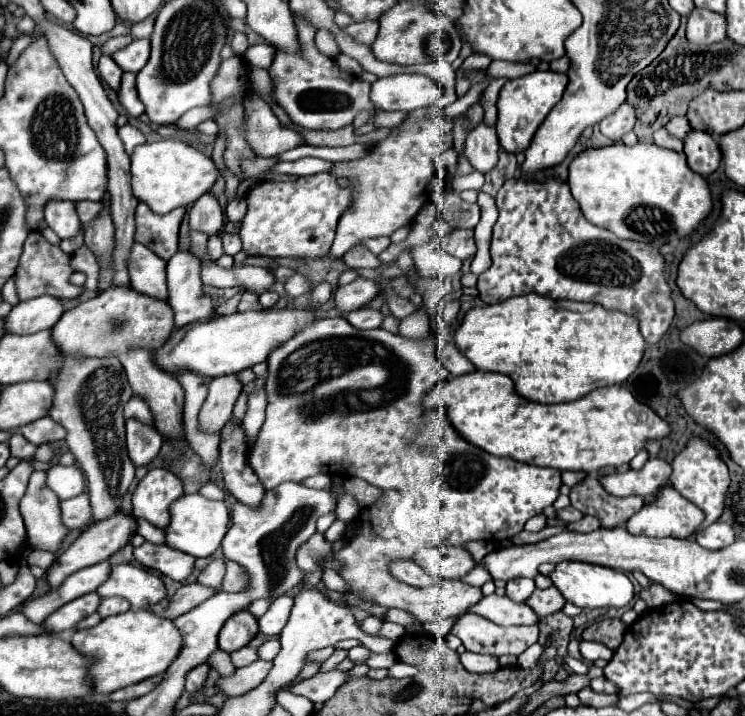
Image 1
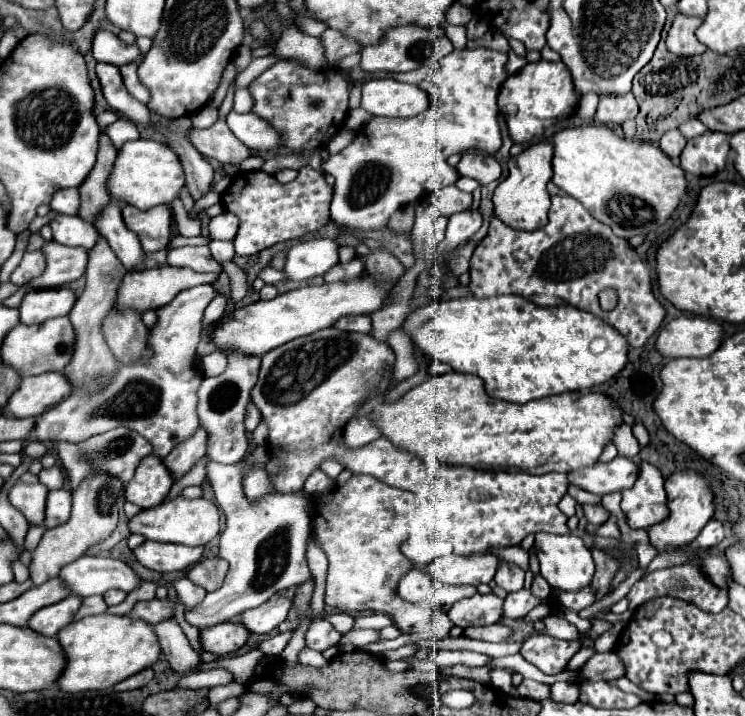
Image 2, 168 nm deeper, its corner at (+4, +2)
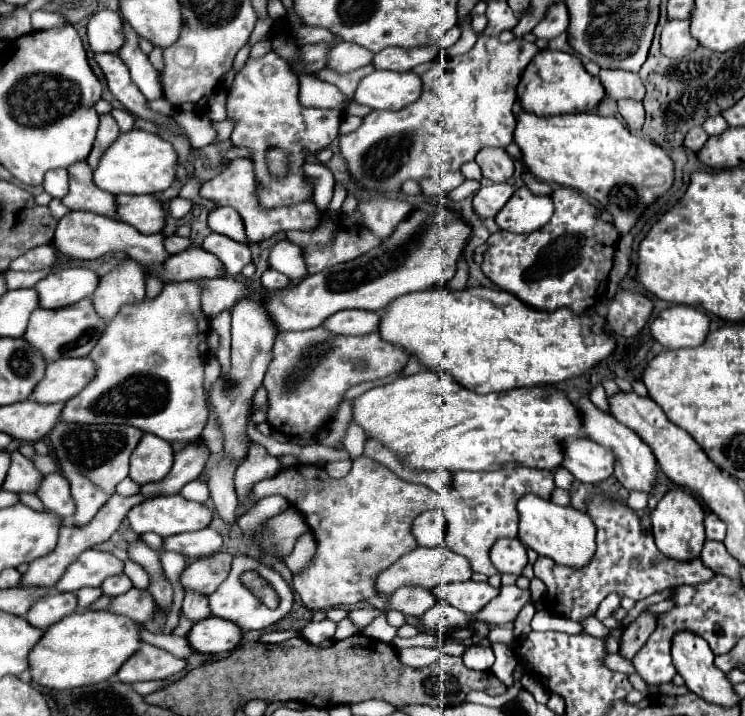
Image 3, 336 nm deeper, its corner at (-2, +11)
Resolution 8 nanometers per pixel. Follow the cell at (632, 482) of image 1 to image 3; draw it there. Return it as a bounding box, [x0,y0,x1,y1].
[563,438,615,484]

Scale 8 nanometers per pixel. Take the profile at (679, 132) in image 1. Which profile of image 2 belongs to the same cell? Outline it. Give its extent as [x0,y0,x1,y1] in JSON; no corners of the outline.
[679,121,707,139]

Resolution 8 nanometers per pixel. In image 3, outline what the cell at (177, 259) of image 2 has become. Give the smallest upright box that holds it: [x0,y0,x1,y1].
[165,236,193,254]

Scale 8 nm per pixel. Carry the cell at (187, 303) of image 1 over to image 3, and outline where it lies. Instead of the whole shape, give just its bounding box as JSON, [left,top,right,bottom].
[61,282,209,442]

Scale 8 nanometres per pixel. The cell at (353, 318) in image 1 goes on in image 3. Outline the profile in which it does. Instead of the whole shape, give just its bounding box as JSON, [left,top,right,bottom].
[323,310,381,336]

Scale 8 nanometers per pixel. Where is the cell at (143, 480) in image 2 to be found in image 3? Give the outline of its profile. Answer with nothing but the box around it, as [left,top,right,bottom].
[129,434,173,484]

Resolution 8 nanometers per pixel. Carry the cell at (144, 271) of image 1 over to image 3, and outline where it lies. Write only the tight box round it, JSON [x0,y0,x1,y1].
[61,160,119,220]

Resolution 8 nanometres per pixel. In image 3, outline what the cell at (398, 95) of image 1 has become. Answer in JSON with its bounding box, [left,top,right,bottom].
[355,70,421,110]

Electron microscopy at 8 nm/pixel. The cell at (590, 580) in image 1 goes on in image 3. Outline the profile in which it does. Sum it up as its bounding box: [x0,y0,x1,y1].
[517,494,597,570]

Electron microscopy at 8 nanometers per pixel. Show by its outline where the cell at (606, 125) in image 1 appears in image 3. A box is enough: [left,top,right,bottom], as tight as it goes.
[599,70,645,100]

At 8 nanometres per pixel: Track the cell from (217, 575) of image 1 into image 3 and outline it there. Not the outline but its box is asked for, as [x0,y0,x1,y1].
[181,590,211,622]

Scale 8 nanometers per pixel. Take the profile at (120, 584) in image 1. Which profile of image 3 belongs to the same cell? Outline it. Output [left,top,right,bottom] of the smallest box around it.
[59,550,123,592]

